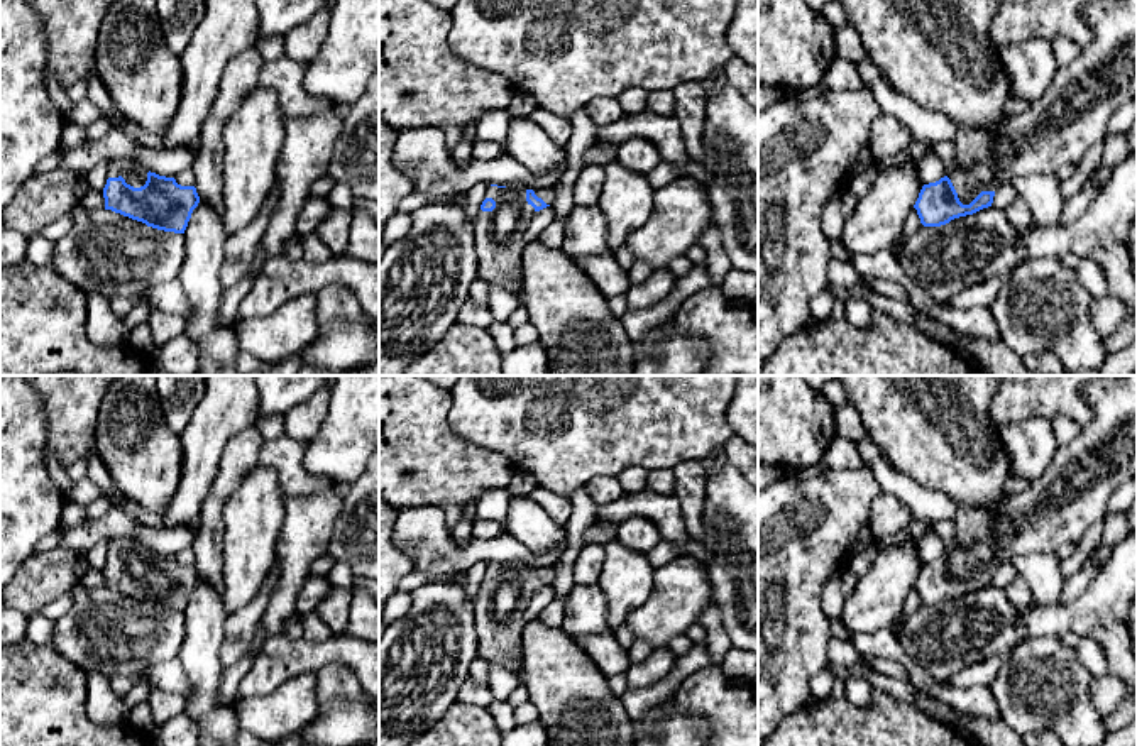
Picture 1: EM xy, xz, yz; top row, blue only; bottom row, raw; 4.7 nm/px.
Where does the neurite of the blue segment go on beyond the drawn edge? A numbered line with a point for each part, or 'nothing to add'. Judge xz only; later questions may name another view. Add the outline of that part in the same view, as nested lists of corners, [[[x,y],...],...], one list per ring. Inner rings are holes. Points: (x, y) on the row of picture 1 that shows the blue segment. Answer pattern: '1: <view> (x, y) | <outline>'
1: xz (498, 235) | [[[518,184],[491,186],[486,198],[492,198],[496,208],[481,210],[474,220],[477,277],[518,296],[518,254],[523,249],[523,233],[536,211],[526,201],[526,189]]]

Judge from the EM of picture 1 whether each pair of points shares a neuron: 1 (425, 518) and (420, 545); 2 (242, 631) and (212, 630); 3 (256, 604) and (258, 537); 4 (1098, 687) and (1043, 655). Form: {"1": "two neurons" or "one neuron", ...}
{"1": "one neuron", "2": "two neurons", "3": "two neurons", "4": "two neurons"}

